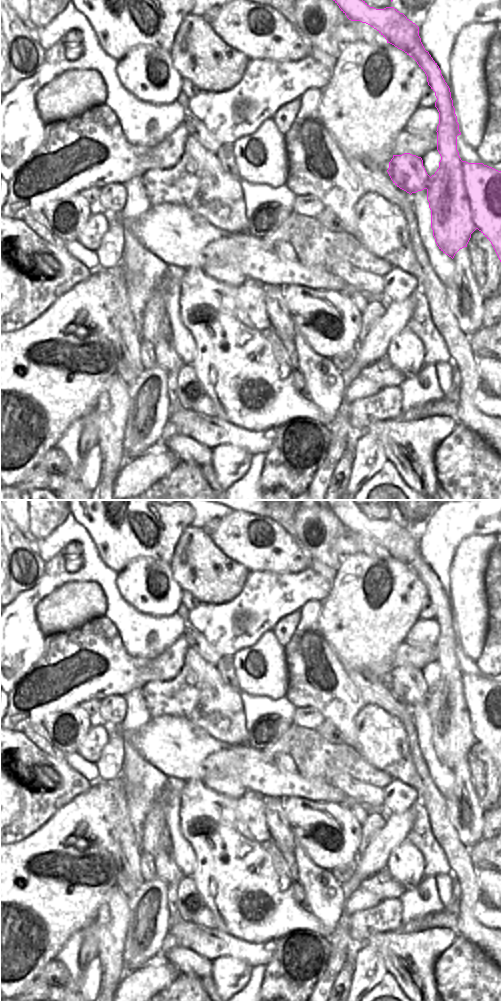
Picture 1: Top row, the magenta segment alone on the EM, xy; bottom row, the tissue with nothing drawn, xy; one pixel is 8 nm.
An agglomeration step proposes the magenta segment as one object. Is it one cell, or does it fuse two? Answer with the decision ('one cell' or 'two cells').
two cells

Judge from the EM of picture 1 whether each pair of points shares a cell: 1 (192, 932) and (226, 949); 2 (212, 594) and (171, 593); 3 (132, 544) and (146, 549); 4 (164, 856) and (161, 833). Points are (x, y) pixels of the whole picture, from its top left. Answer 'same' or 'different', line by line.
1: same
2: different
3: same
4: different

